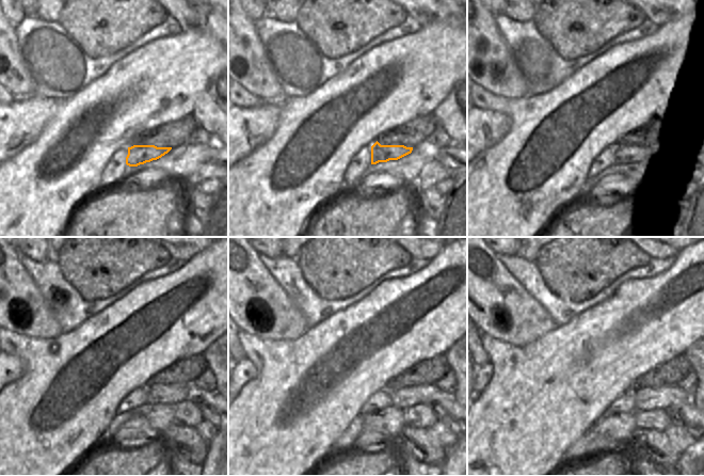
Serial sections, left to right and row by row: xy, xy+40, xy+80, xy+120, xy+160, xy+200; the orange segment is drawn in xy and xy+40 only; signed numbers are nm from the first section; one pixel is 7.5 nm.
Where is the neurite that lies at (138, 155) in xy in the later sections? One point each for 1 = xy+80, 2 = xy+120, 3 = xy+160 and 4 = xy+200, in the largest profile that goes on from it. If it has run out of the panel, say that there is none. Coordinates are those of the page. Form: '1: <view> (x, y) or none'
1: xy+80 (625, 154)
2: xy+120 (156, 393)
3: xy+160 (406, 397)
4: xy+200 (660, 397)

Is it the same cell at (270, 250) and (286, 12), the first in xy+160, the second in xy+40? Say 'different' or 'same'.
same

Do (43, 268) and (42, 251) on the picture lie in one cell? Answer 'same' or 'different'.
different

